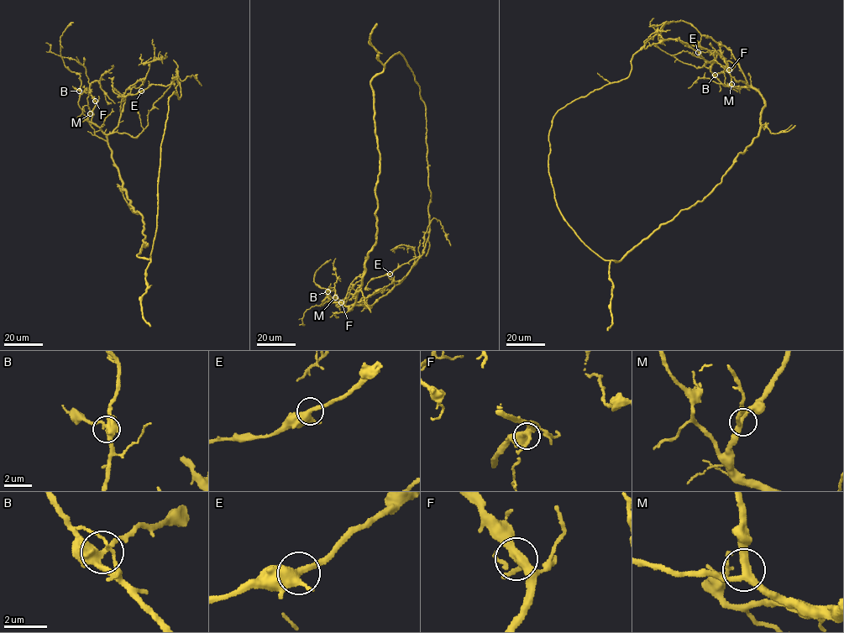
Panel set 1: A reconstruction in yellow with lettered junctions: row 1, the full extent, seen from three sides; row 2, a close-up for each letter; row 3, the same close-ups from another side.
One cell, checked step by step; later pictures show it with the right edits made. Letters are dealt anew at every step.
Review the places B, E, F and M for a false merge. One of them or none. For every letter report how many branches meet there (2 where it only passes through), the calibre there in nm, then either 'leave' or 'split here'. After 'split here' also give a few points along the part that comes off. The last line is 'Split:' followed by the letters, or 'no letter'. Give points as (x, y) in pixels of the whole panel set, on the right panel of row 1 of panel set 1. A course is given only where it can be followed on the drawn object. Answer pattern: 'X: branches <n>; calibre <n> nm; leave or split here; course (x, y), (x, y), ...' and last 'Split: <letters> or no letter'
B: branches 3; calibre 320 nm; leave
E: branches 3; calibre 380 nm; leave
F: branches 3; calibre 360 nm; leave
M: branches 3; calibre 320 nm; leave
Split: no letter

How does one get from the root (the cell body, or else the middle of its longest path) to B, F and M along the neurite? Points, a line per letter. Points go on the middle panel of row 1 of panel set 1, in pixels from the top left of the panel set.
B: (371, 248), (351, 310), (331, 300), (325, 293), (327, 291)
F: (371, 248), (354, 306), (350, 311), (349, 306), (332, 301), (332, 298), (341, 302)
M: (371, 248), (351, 310), (342, 303), (332, 301), (335, 297)

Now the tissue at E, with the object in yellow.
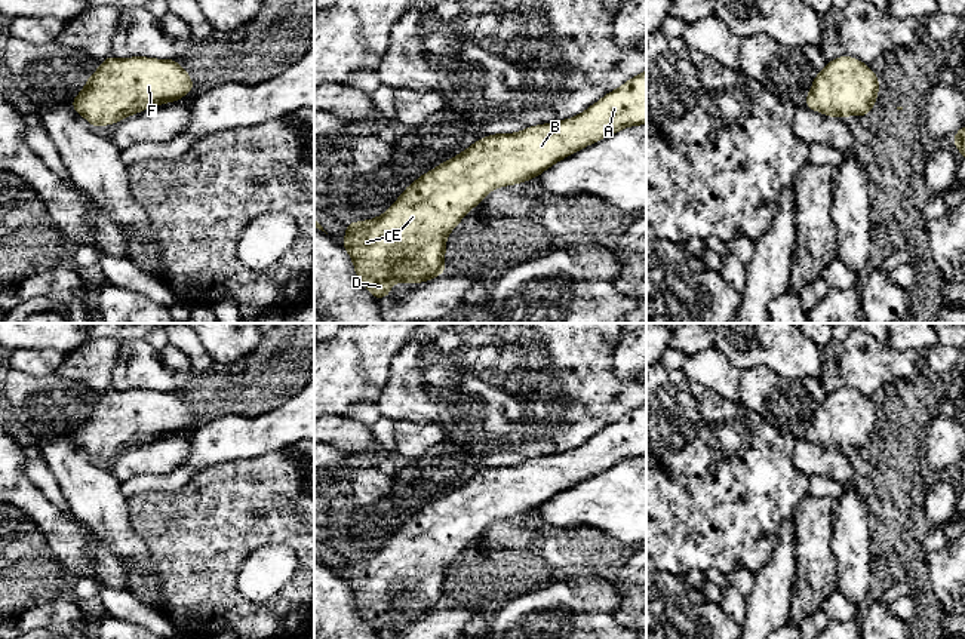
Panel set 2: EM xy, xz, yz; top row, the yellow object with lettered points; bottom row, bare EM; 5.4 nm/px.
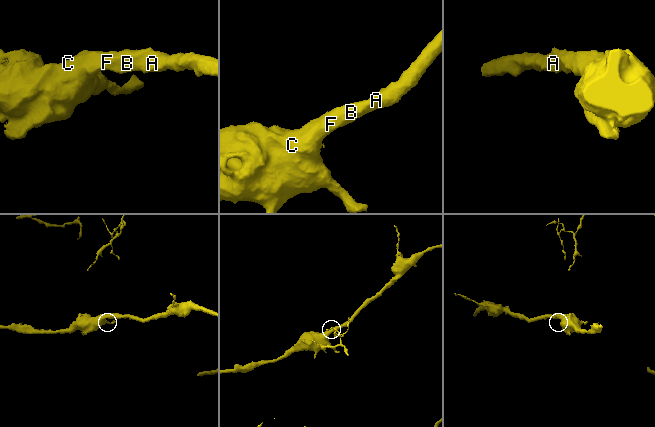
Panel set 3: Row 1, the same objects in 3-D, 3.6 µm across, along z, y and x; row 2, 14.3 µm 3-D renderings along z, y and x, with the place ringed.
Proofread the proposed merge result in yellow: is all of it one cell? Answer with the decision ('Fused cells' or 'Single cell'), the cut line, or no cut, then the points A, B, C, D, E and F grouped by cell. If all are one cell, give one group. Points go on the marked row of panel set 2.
Single cell. No split. Groups: A B C D E F

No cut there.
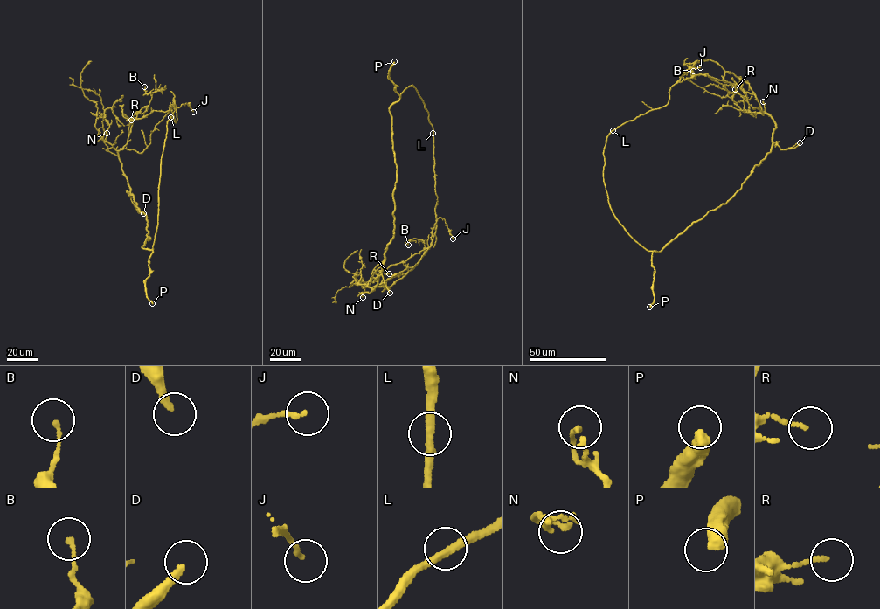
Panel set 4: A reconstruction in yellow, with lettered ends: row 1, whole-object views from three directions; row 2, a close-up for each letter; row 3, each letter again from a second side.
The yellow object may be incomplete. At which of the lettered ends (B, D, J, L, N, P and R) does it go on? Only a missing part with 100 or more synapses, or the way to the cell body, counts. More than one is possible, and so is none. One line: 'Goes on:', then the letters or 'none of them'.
Goes on: D, P

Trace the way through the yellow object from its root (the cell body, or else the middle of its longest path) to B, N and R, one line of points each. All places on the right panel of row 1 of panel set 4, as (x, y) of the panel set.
B: (756, 165), (770, 151), (773, 119), (749, 84), (716, 62), (697, 62), (694, 78), (693, 71)
N: (756, 165), (770, 151), (776, 128), (770, 114), (765, 112), (763, 101)
R: (756, 165), (770, 151), (773, 119), (759, 107), (753, 108), (731, 84), (708, 76), (730, 93), (735, 89)

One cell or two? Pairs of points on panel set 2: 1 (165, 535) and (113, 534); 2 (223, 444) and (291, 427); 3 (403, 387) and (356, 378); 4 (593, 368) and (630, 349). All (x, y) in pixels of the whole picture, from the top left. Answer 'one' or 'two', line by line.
1: two
2: one
3: two
4: two

